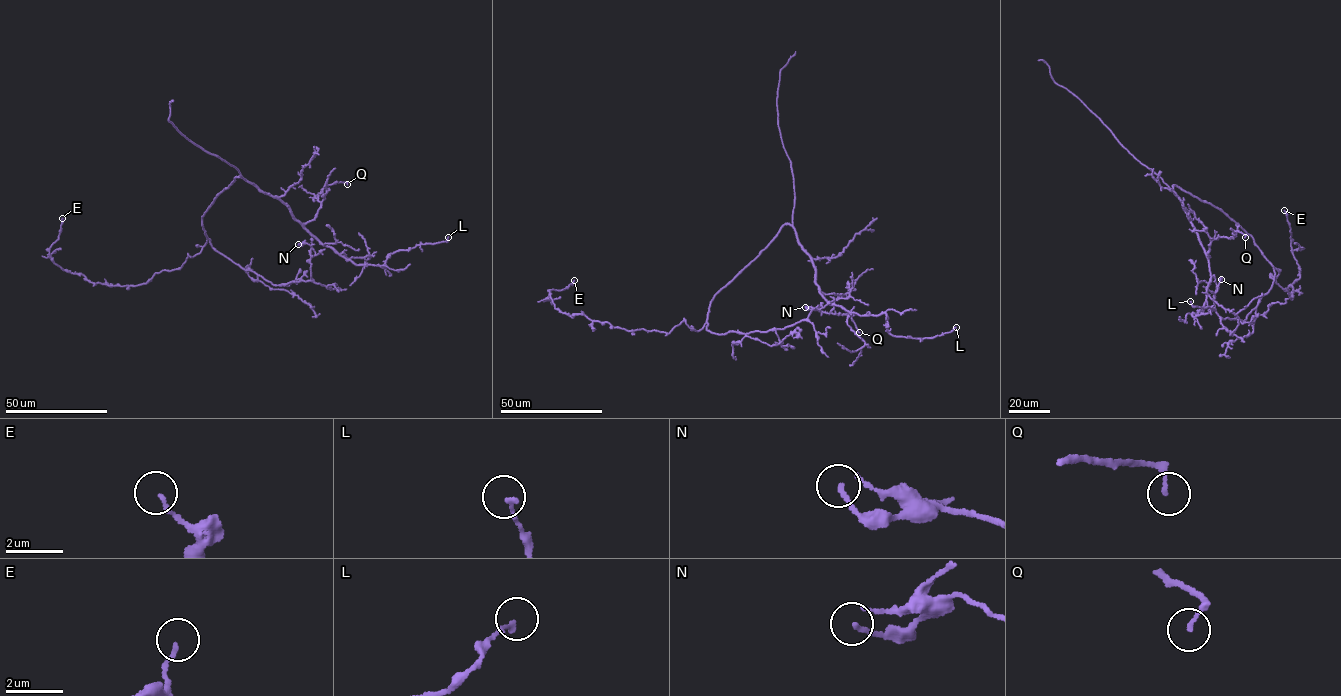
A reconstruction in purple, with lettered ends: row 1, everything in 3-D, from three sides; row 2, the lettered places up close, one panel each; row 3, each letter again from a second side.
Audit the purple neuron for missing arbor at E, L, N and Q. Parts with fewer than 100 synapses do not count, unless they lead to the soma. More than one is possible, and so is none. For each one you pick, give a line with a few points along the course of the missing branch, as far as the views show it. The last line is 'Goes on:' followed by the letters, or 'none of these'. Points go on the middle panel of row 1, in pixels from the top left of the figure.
Goes on: none of these

